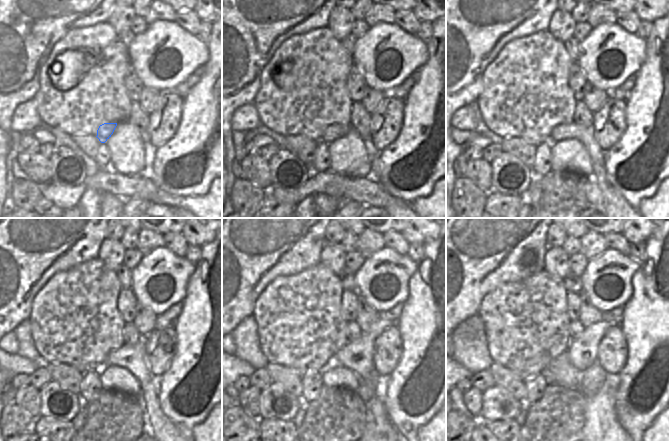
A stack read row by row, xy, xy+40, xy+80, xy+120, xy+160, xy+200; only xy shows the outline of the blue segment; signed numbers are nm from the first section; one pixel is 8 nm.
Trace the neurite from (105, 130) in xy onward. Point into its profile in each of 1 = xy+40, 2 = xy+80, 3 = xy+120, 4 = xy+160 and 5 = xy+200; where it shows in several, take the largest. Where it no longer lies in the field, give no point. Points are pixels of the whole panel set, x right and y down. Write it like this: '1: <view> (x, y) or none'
1: xy+40 (333, 132)
2: xy+80 (586, 135)
3: xy+120 (132, 357)
4: xy+160 (357, 356)
5: xy+200 (582, 353)

